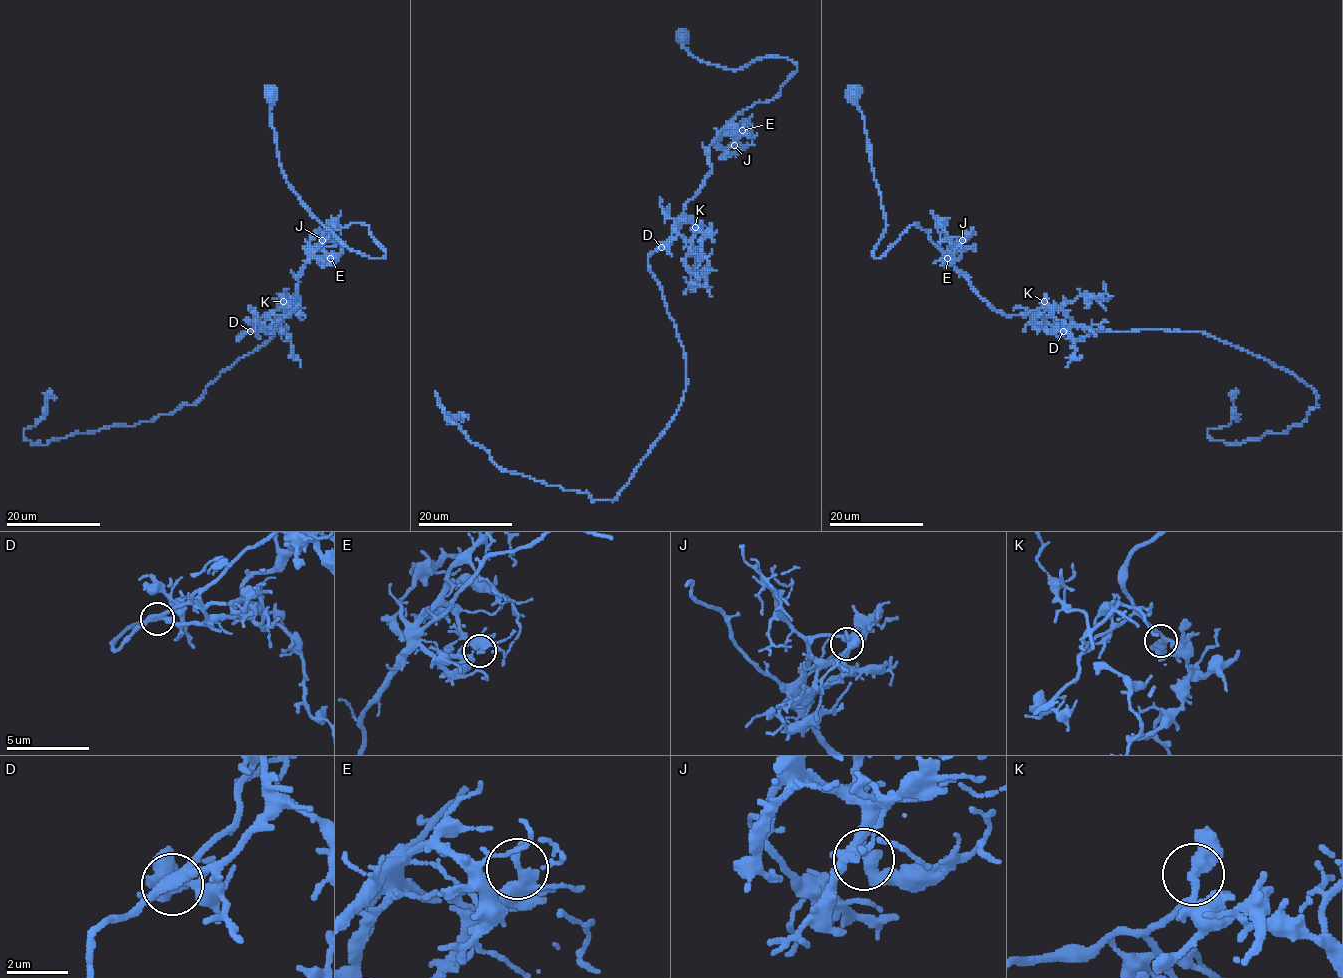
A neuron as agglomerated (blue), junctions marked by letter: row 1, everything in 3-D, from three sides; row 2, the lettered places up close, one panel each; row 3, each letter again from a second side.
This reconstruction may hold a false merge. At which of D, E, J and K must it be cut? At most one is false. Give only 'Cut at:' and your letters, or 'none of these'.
Cut at: D

